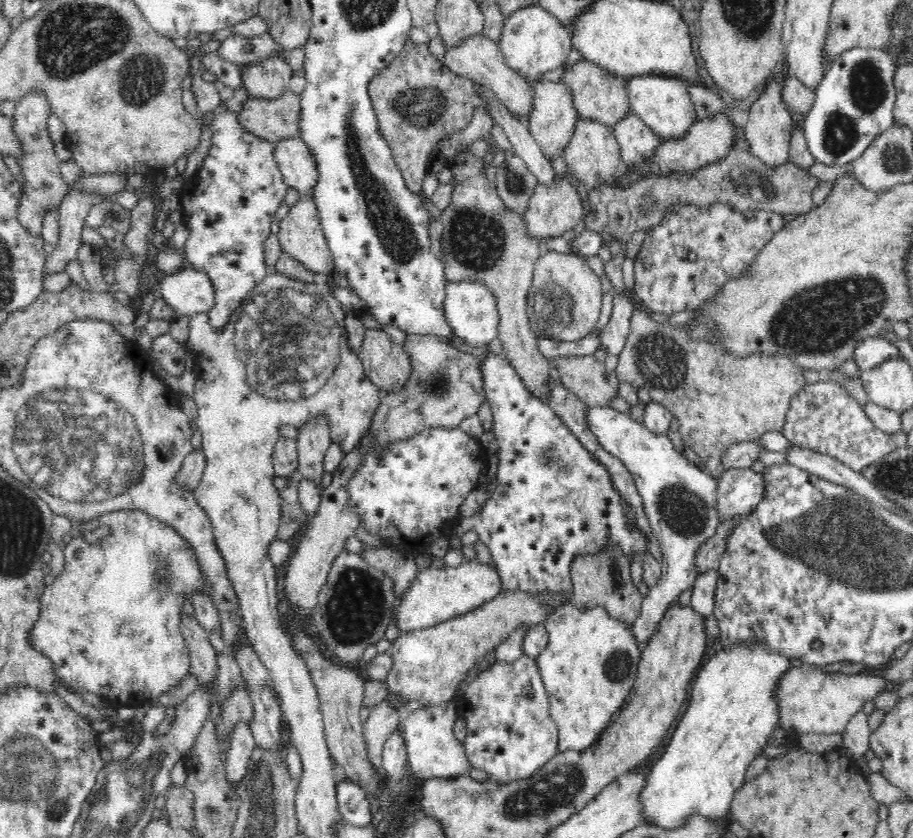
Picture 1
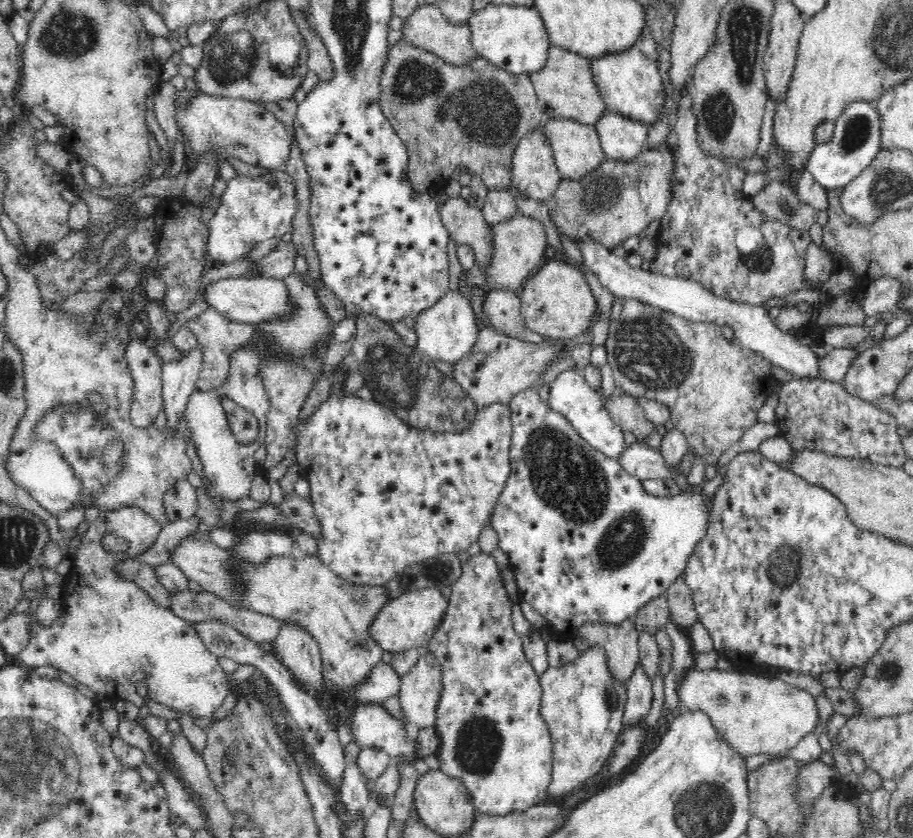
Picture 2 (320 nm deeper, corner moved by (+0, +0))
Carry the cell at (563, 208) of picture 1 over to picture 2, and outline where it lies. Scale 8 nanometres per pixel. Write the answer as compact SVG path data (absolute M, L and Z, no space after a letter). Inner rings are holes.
M518 212L512 218L493 225L492 231L491 264L483 272L488 287L495 291L518 291L545 259L544 254L549 245L544 235L544 225L537 219Z

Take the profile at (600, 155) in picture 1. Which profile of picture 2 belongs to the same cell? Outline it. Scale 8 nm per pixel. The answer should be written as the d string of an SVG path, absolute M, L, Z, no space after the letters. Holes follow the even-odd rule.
M545 119L543 131L548 136L548 143L552 143L553 159L562 179L578 180L590 172L595 173L597 166L606 159L593 125L580 124L572 119Z

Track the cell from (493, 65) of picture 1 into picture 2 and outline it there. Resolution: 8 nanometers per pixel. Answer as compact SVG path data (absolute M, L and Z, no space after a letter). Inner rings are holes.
M427 3L415 10L408 20L403 20L401 29L404 41L412 43L414 47L436 54L447 64L453 66L468 66L470 61L480 57L474 47L472 47L472 34L467 25L452 25L439 10L435 3Z

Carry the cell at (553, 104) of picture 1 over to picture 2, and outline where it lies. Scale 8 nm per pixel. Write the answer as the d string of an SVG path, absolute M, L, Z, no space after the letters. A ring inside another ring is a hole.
M543 124L533 127L528 134L524 134L520 140L519 148L515 151L511 164L511 184L508 189L512 193L532 198L532 200L549 200L556 192L557 186L562 180L558 167L554 162L554 153L552 153L552 143L548 143L548 136L544 134Z

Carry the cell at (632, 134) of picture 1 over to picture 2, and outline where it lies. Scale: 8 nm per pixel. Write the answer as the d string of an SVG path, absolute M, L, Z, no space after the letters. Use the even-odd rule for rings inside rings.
M612 111L604 112L593 127L597 130L604 156L624 163L643 152L650 128Z

